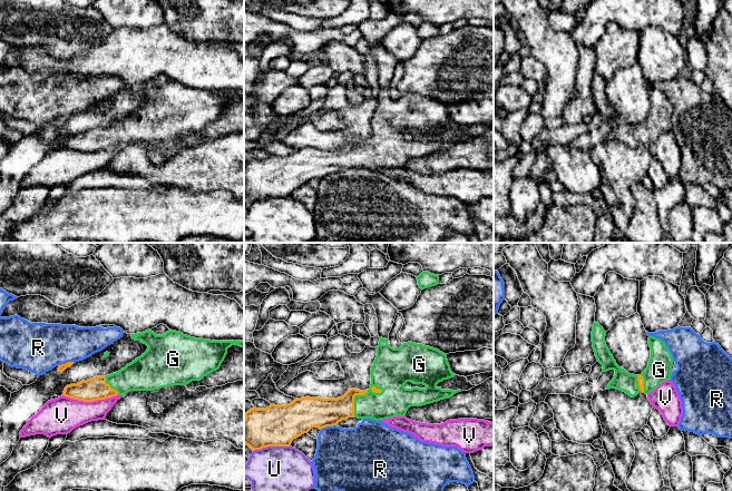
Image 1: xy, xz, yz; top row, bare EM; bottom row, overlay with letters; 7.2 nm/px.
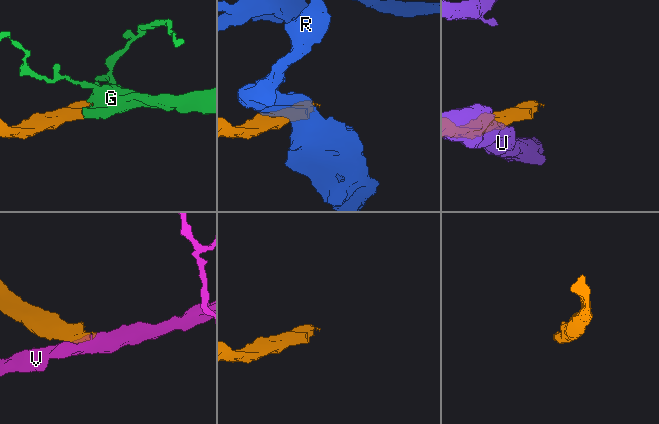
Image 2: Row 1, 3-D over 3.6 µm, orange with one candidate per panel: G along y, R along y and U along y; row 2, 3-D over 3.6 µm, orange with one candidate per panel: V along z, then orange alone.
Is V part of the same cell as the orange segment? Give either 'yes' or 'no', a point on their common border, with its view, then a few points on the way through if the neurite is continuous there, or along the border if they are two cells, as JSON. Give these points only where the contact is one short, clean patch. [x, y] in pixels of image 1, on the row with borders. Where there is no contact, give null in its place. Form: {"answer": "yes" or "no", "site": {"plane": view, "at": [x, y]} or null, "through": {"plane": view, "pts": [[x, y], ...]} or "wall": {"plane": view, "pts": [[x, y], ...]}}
{"answer": "no", "site": {"plane": "xy", "at": [90, 401]}, "wall": {"plane": "xy", "pts": [[62, 394], [84, 401], [97, 401], [117, 395]]}}

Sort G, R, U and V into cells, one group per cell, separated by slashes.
G / R / U / V

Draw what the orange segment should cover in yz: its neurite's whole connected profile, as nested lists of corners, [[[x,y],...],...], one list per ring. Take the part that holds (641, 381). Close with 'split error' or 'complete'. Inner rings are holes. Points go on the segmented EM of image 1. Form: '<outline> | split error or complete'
[[[596,322],[593,324],[592,342],[595,356],[603,365],[603,372],[615,371],[613,380],[606,390],[616,389],[634,397],[640,392],[648,394],[665,381],[671,380],[673,357],[665,343],[656,337],[650,336],[651,359],[645,371],[641,375],[627,373],[616,364],[606,342],[606,332]]] | split error

